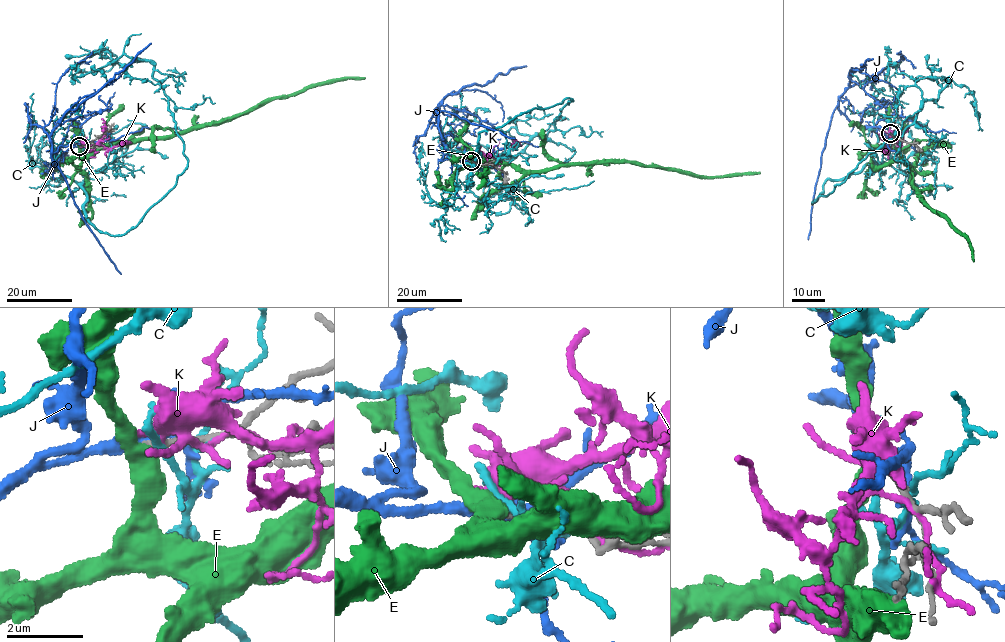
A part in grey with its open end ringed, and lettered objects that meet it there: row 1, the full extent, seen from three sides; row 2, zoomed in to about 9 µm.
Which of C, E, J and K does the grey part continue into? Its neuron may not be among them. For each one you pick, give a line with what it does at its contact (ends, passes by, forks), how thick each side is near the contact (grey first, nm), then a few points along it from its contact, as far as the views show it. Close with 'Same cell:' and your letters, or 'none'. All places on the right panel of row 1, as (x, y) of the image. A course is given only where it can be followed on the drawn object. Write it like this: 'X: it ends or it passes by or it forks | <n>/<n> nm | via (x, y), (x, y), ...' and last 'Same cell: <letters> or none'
Same cell: none

